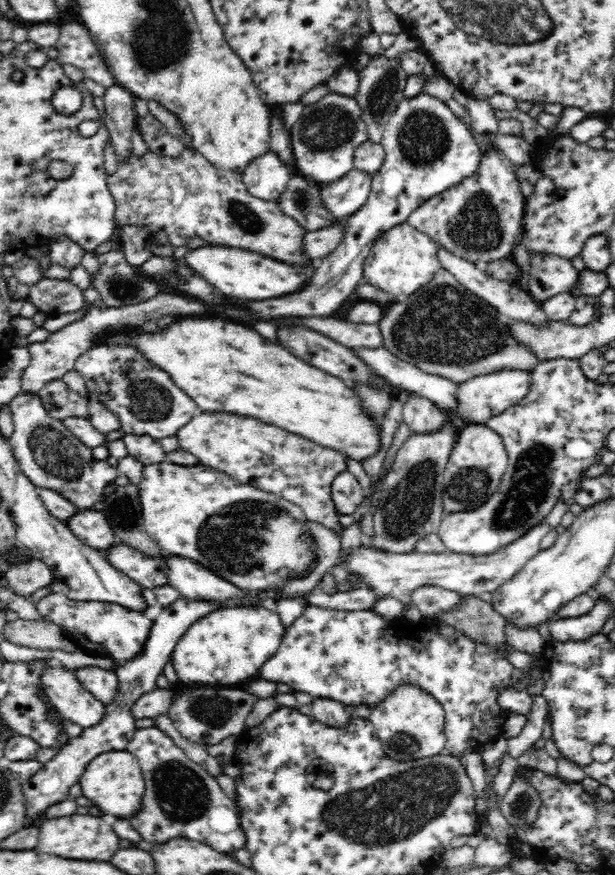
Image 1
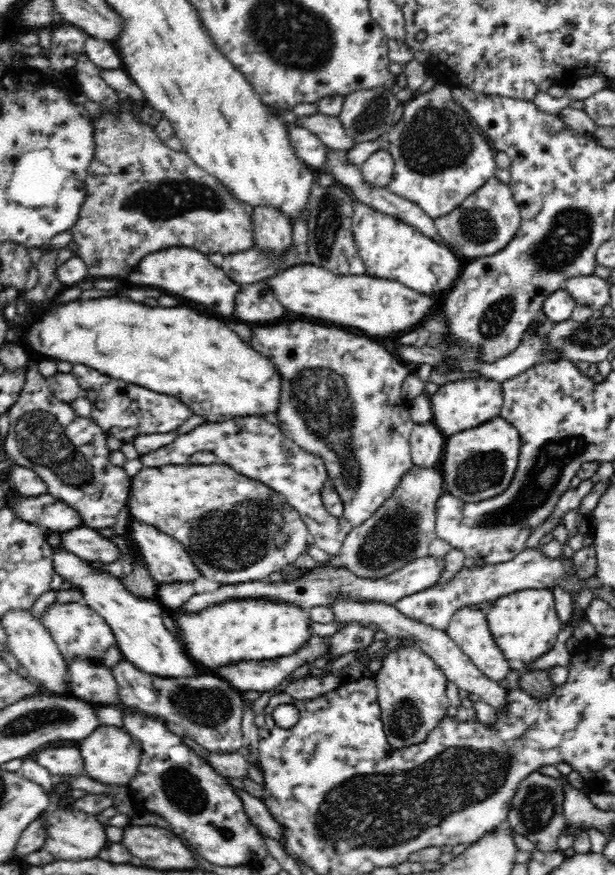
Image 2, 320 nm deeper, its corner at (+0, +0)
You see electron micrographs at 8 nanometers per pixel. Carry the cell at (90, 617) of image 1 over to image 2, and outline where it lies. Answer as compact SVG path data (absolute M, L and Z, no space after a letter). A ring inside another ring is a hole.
M54 601L44 609L40 619L56 641L62 657L67 662L67 668L76 660L100 662L108 648L116 646L114 633L104 618L83 602L60 604Z

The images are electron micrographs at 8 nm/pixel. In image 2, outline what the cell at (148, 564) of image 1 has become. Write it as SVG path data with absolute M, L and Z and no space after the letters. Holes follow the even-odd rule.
M86 526L57 532L58 546L78 557L99 565L101 562L118 560L120 552L108 539L98 533L97 529Z

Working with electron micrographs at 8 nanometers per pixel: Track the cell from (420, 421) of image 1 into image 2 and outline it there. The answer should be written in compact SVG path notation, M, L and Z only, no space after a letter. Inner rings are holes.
M433 422L415 424L409 440L412 464L427 469L439 467L446 441Z

